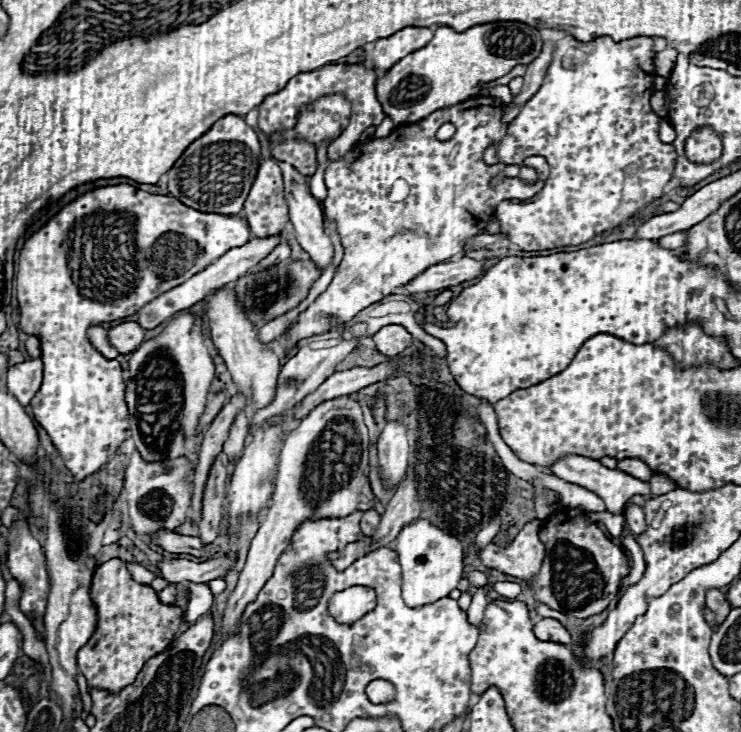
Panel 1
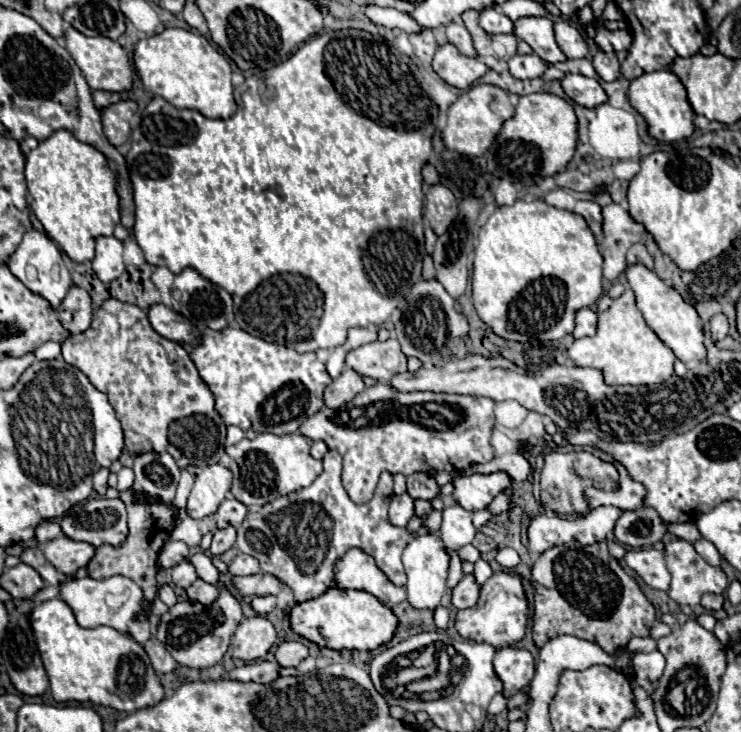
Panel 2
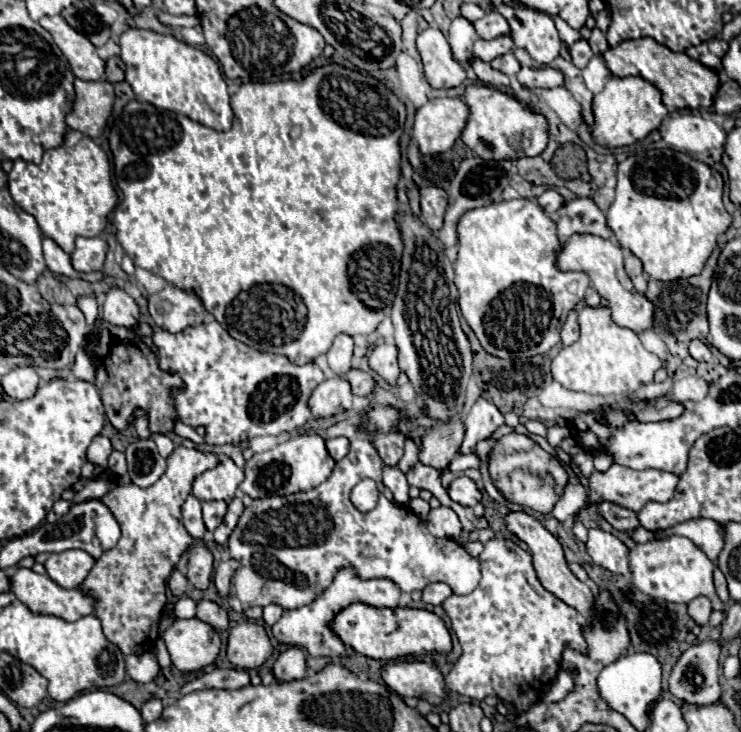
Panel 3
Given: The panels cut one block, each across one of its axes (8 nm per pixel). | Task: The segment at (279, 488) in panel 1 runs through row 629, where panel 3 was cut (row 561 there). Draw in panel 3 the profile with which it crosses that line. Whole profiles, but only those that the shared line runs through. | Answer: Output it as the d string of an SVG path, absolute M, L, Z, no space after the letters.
M226 558L226 560L222 560L222 562L218 564L218 568L216 568L212 580L214 580L216 590L218 590L222 596L228 596L228 592L230 592L230 580L232 580L234 572L238 570L238 566L240 566L240 564L236 564L236 560L232 560L232 558Z

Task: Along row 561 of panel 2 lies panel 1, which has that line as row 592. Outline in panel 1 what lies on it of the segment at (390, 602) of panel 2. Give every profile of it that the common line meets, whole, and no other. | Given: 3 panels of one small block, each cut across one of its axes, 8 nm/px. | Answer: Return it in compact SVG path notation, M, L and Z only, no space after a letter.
M352 586L342 592L336 592L328 604L328 610L340 624L352 624L354 620L368 614L374 606L376 594L372 588Z

